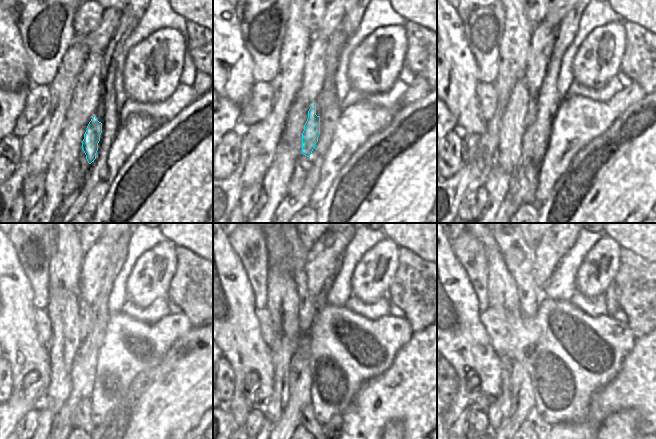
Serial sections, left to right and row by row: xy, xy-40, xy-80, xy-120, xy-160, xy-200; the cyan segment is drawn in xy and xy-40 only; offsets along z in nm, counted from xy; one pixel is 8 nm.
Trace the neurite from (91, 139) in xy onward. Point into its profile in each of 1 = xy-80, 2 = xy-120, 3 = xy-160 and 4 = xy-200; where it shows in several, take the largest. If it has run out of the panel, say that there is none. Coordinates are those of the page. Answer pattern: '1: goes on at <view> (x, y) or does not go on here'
1: goes on at xy-80 (532, 94)
2: goes on at xy-120 (84, 309)
3: goes on at xy-160 (307, 303)
4: goes on at xy-200 (517, 255)

